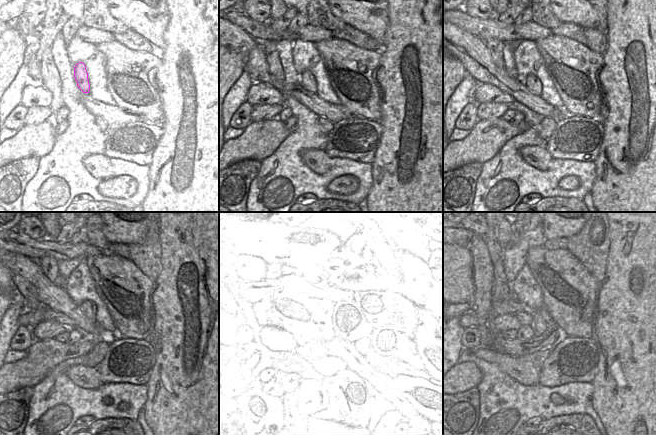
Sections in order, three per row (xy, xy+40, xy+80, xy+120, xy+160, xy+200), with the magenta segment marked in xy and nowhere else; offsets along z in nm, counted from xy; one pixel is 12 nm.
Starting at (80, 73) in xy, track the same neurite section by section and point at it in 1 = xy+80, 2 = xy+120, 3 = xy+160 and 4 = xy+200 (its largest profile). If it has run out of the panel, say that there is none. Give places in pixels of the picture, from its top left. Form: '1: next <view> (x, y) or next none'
1: next xy+80 (533, 84)
2: next xy+120 (87, 308)
3: next xy+160 (312, 323)
4: next xy+200 (538, 325)

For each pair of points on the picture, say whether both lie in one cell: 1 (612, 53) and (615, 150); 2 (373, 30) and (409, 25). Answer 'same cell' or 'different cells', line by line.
1: same cell
2: different cells

